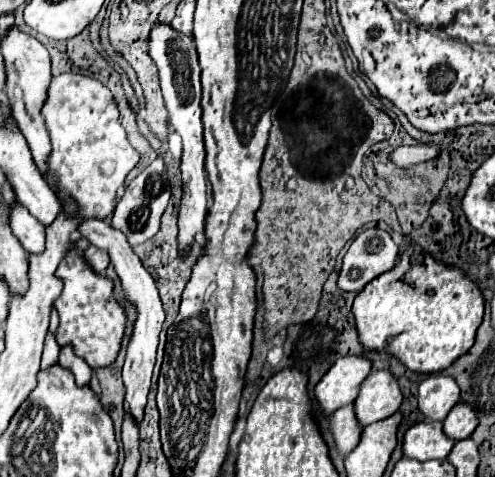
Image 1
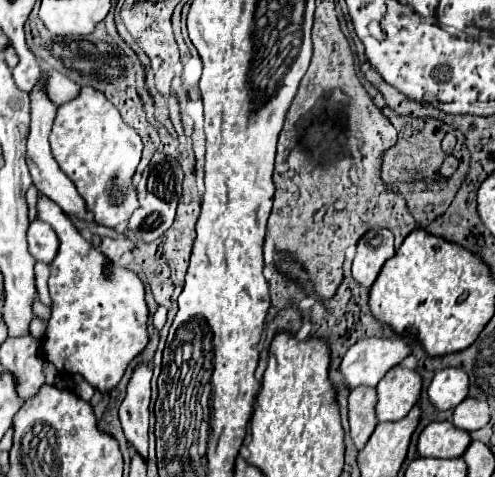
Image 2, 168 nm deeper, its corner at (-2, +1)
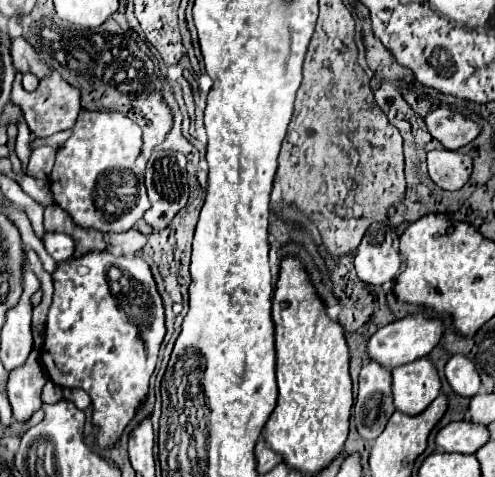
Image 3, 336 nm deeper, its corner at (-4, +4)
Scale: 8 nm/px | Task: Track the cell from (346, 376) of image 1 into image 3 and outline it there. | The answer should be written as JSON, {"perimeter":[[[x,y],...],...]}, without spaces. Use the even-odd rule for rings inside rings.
{"perimeter":[[[408,315],[400,321],[394,321],[394,323],[382,327],[380,331],[376,331],[368,339],[368,355],[372,361],[376,361],[384,369],[392,371],[398,365],[404,365],[404,363],[410,363],[410,361],[416,361],[416,359],[428,355],[438,345],[442,331],[444,331],[444,327],[442,327],[440,319],[434,319],[430,315]]]}

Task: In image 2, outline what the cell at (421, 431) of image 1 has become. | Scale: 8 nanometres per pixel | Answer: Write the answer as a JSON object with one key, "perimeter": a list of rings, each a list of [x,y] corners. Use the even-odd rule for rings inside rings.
{"perimeter":[[[432,422],[418,438],[418,454],[430,458],[458,458],[466,452],[470,442],[470,434],[454,428],[452,422]]]}

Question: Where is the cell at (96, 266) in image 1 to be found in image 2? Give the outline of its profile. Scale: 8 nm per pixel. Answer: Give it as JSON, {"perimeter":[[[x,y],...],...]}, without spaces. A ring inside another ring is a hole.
{"perimeter":[[[102,238],[102,244],[100,244],[100,252],[104,256],[108,256],[112,262],[118,262],[122,258],[122,254],[134,250],[134,242],[130,242],[128,238],[122,238],[122,240],[114,240],[114,238]]]}

